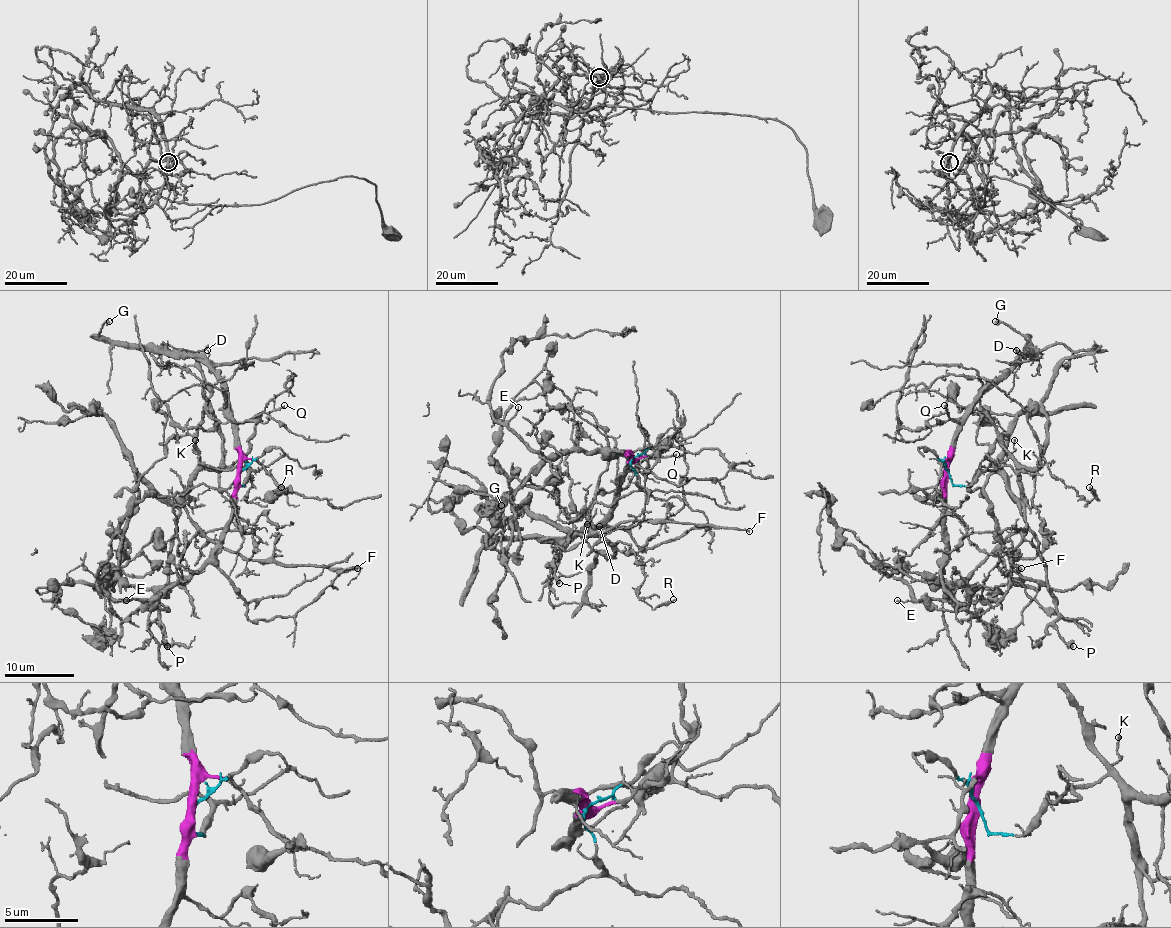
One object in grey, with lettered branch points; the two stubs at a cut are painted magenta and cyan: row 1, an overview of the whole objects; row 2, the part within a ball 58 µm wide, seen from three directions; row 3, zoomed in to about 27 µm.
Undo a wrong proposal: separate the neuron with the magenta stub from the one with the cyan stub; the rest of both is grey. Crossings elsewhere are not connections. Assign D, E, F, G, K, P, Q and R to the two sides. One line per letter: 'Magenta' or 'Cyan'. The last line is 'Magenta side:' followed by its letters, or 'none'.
D: Magenta
E: Magenta
F: Cyan
G: Magenta
K: Cyan
P: Cyan
Q: Magenta
R: Cyan
Magenta side: D, E, G, Q

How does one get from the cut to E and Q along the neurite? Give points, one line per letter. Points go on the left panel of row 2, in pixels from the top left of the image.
E: (239, 472), (235, 514), (223, 536), (223, 543), (195, 571), (178, 578), (152, 598), (126, 600)
Q: (239, 472), (237, 426), (284, 405)

